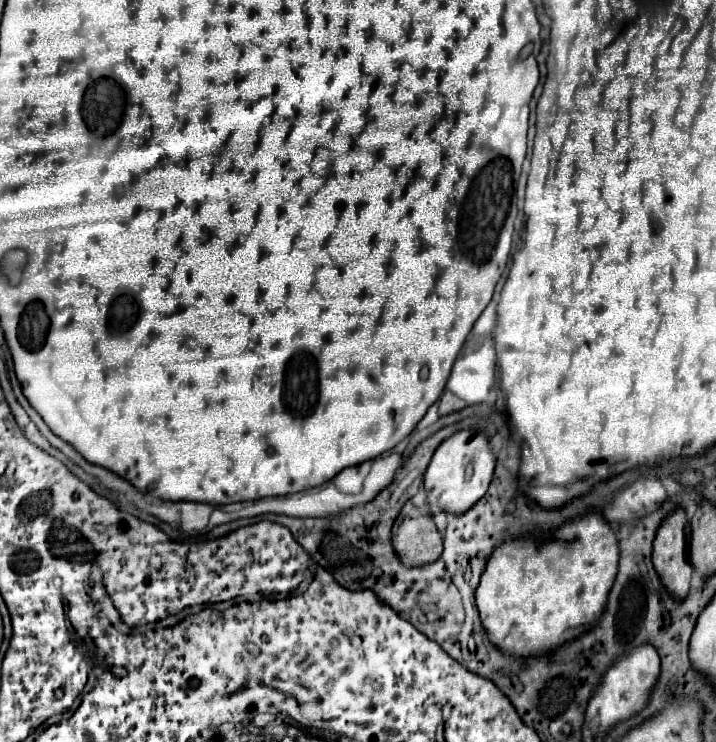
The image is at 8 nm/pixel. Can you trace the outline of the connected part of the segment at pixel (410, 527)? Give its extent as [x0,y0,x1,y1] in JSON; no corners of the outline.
[392,504,442,566]

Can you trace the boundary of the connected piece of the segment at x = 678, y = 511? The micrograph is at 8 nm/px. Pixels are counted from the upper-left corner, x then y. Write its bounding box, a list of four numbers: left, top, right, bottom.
[652,506,694,598]

